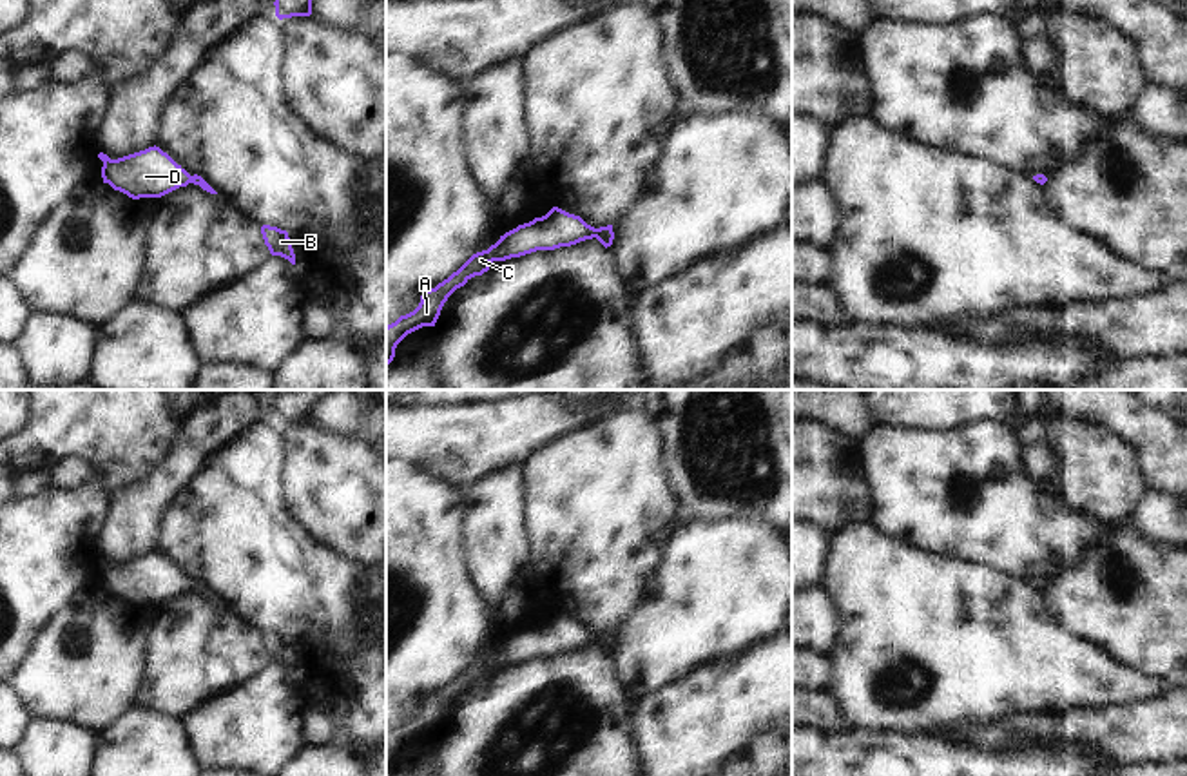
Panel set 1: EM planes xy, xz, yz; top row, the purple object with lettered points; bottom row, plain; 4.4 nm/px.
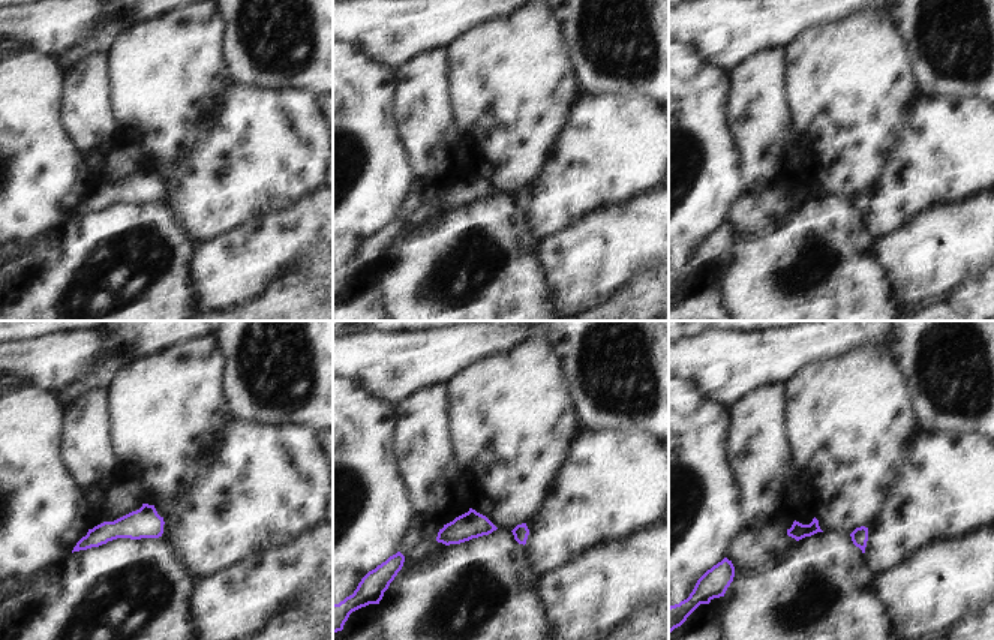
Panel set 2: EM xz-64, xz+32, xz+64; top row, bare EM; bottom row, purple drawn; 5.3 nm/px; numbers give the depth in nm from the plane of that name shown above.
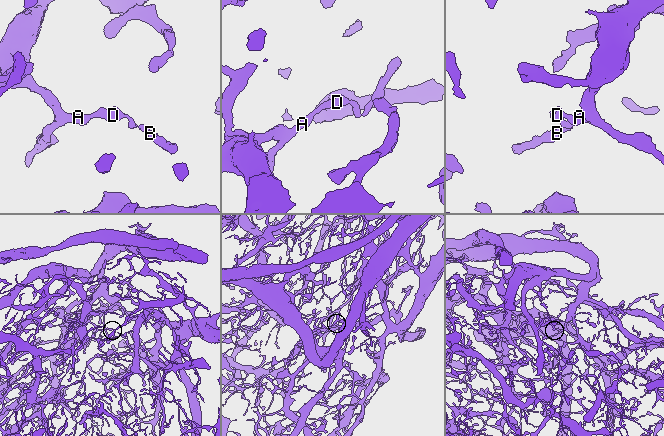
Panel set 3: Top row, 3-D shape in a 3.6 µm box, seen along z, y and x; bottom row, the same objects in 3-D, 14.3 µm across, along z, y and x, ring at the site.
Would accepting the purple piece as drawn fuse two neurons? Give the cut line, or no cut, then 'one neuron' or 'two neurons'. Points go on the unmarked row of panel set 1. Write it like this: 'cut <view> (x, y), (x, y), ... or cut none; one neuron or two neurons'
cut none; one neuron

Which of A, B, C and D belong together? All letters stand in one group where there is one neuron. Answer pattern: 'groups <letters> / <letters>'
groups A B C D

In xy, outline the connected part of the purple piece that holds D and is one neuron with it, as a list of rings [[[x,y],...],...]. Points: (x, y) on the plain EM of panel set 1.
[[[156,551],[118,566],[111,566],[103,558],[100,558],[98,564],[103,567],[103,589],[109,589],[114,597],[132,606],[161,604],[188,589],[199,591],[210,600],[217,600],[201,582],[190,582]]]

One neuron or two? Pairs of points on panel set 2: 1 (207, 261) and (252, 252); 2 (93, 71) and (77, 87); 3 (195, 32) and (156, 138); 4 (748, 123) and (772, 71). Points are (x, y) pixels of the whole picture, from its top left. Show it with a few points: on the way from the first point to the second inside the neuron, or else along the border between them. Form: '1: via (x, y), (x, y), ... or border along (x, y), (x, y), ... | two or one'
1: via (218, 261), (242, 261) | one
2: via (89, 75), (81, 83) | one
3: via (177, 59), (164, 78), (162, 111) | one
4: via (756, 110), (759, 84) | one

